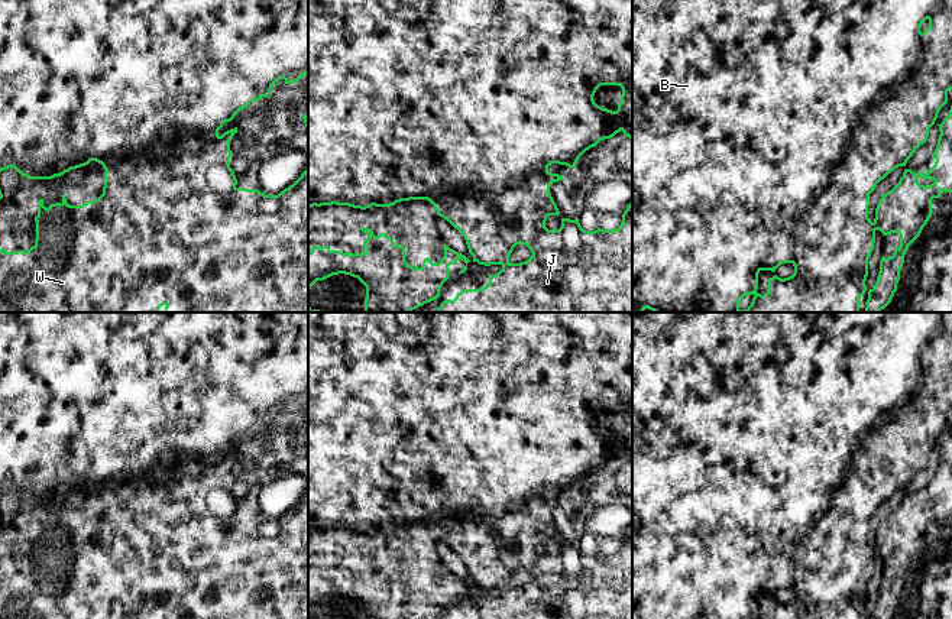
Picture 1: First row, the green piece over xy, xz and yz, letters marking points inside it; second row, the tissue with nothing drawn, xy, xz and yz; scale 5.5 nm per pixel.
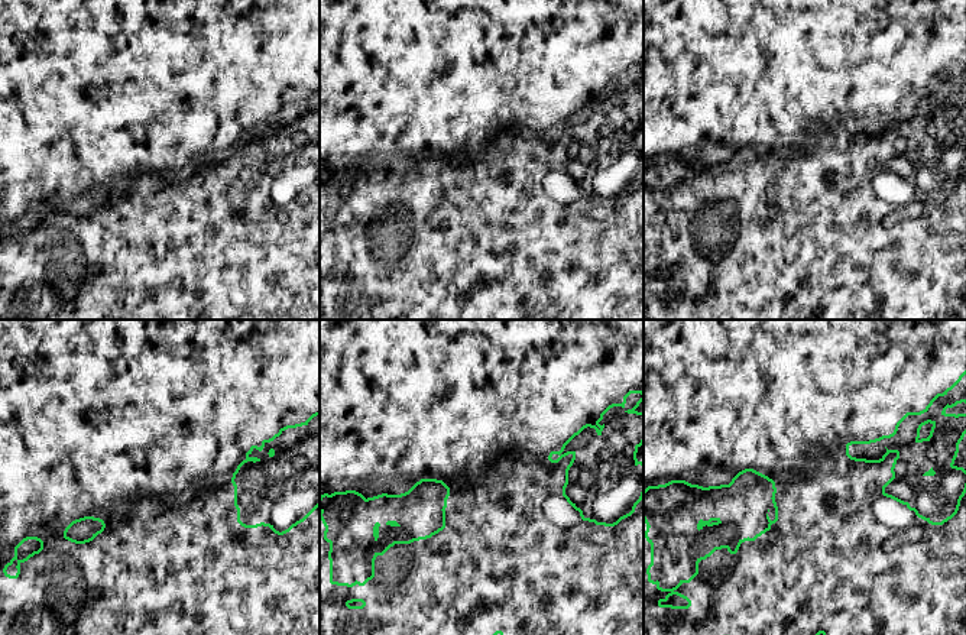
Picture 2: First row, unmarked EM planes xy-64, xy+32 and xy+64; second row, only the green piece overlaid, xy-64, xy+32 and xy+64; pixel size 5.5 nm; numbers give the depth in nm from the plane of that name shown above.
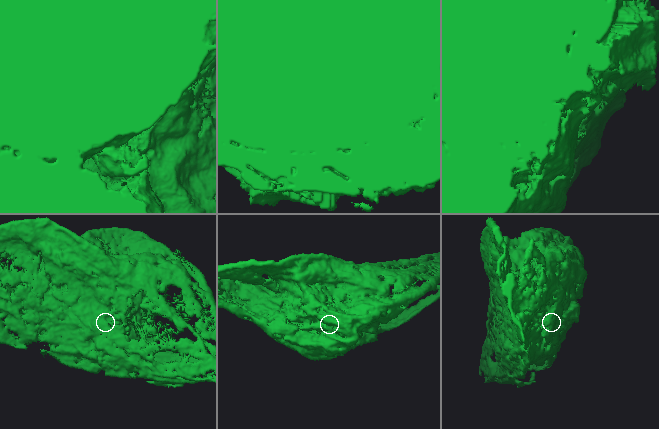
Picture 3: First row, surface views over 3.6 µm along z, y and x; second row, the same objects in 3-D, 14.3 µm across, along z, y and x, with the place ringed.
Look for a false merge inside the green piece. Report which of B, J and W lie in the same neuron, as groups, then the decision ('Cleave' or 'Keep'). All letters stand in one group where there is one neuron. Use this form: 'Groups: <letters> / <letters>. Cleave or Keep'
Groups: B J W. Keep

